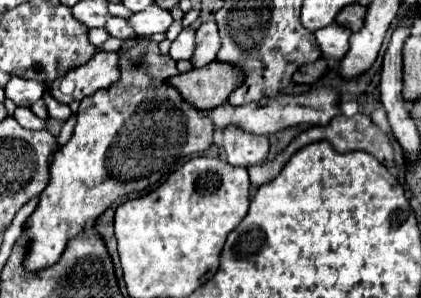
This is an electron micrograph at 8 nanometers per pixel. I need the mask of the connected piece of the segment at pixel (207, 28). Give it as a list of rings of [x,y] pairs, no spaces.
[[[215,21],[203,23],[195,31],[195,51],[193,51],[193,57],[189,59],[191,65],[193,67],[205,67],[205,65],[209,65],[215,59],[219,47],[221,47],[221,39],[219,39]]]

